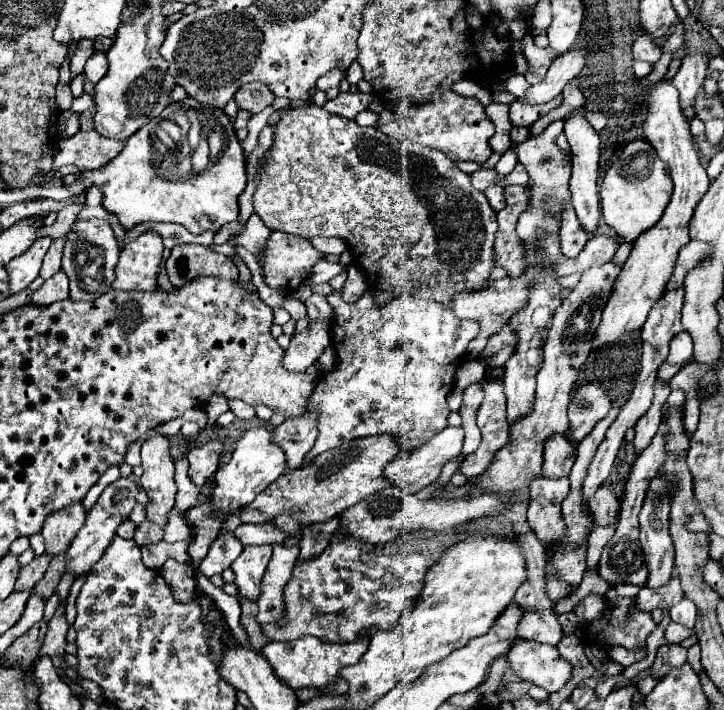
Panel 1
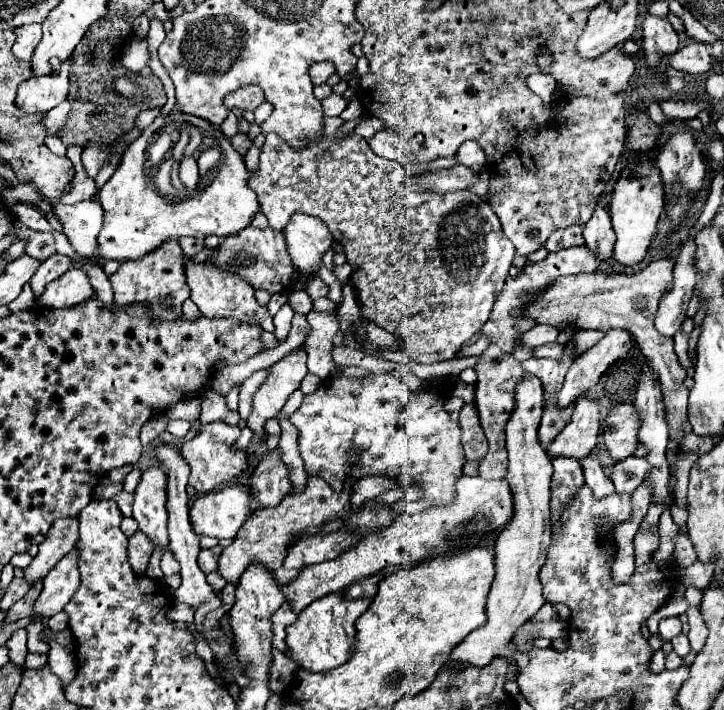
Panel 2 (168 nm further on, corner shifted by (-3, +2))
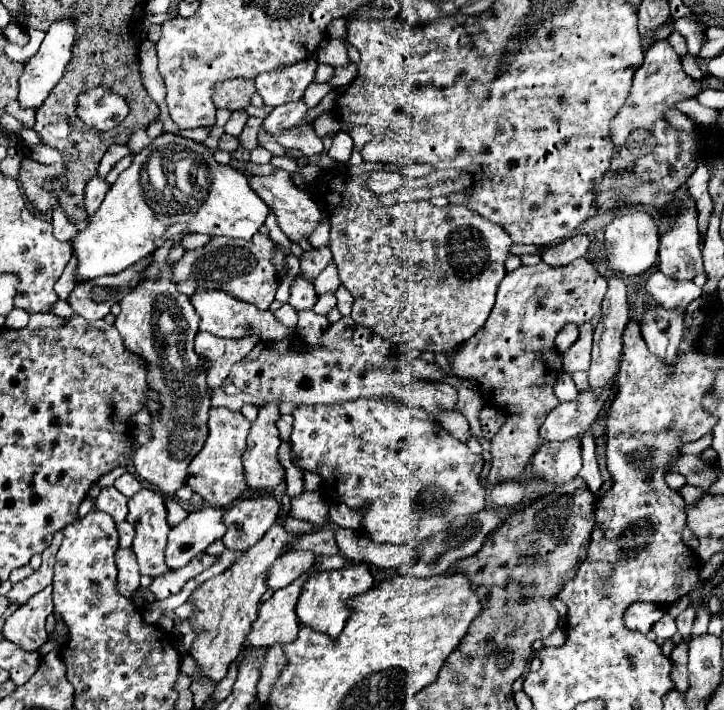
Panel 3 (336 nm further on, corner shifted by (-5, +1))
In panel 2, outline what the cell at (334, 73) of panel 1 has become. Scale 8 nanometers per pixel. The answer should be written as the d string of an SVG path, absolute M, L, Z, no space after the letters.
M325 61L325 63L315 63L315 65L311 65L311 69L309 69L311 81L313 81L315 85L327 83L327 79L329 79L333 73L335 73L335 67L333 67L333 63L329 63L329 61Z

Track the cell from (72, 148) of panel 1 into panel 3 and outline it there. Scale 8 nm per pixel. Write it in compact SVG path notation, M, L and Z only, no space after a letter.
M57 208L52 213L52 224L54 237L59 241L69 241L85 228L86 223L72 223L61 208Z

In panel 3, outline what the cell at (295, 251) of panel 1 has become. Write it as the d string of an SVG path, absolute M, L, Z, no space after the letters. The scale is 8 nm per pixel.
M257 234L253 242L233 240L233 238L211 238L209 244L185 250L183 258L171 266L171 280L175 280L179 292L185 296L193 296L199 290L223 290L237 300L255 304L259 310L269 310L269 304L275 300L277 290L277 274L271 264L273 258L273 242Z

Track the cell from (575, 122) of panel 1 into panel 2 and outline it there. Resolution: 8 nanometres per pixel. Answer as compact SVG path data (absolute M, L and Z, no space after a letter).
M601 205L595 207L589 223L585 223L583 237L585 237L585 245L589 249L597 251L603 261L607 261L609 257L613 257L615 233L613 233L613 227L611 227L609 213Z

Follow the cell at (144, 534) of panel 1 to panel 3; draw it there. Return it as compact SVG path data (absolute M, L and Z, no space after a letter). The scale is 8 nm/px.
M131 548L115 552L117 564L117 592L121 596L133 596L139 588L139 568L135 562L135 552Z

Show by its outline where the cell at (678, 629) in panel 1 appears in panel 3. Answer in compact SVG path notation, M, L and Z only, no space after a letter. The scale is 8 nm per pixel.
M665 614L663 618L659 618L659 620L653 624L653 628L651 628L651 630L657 634L657 638L667 640L667 638L671 638L671 636L677 632L675 618L671 618L669 614Z

